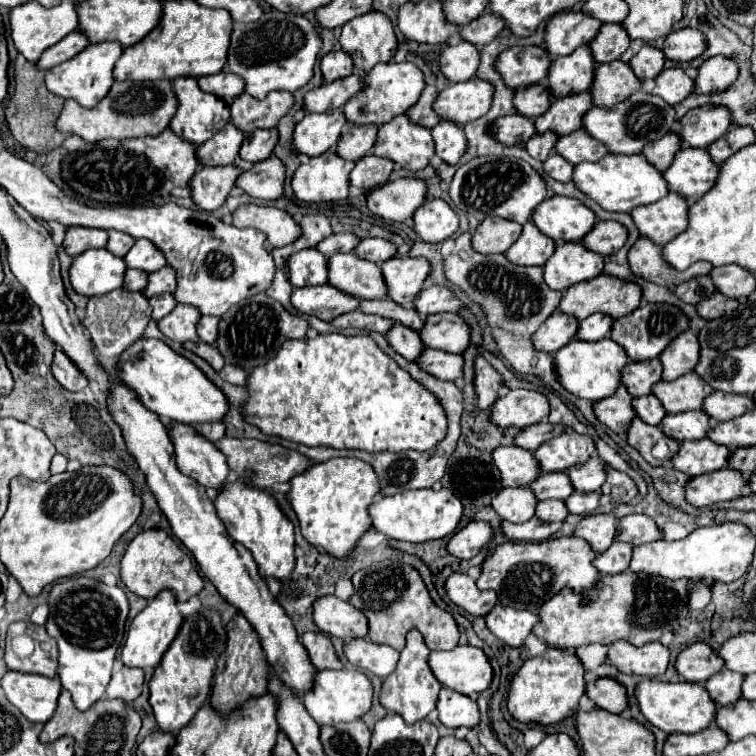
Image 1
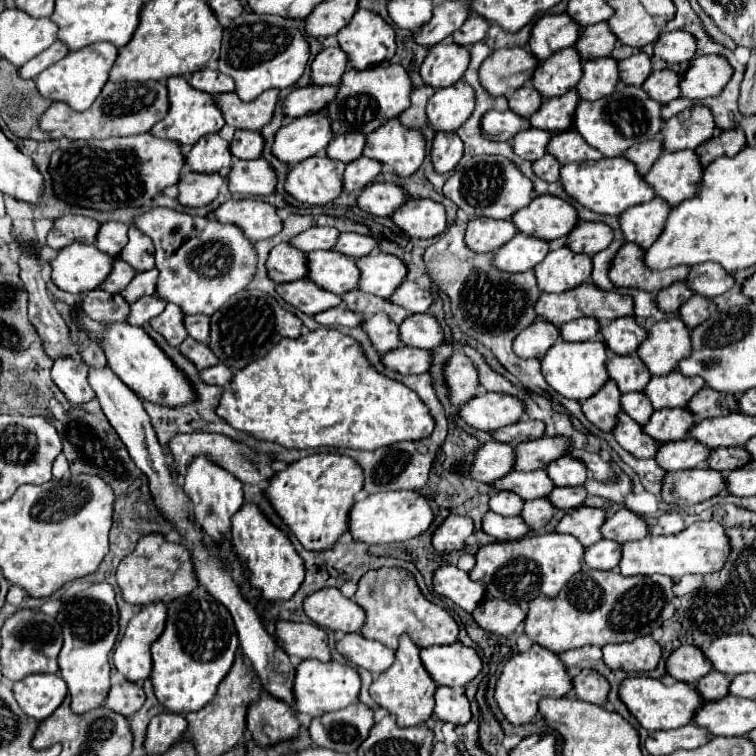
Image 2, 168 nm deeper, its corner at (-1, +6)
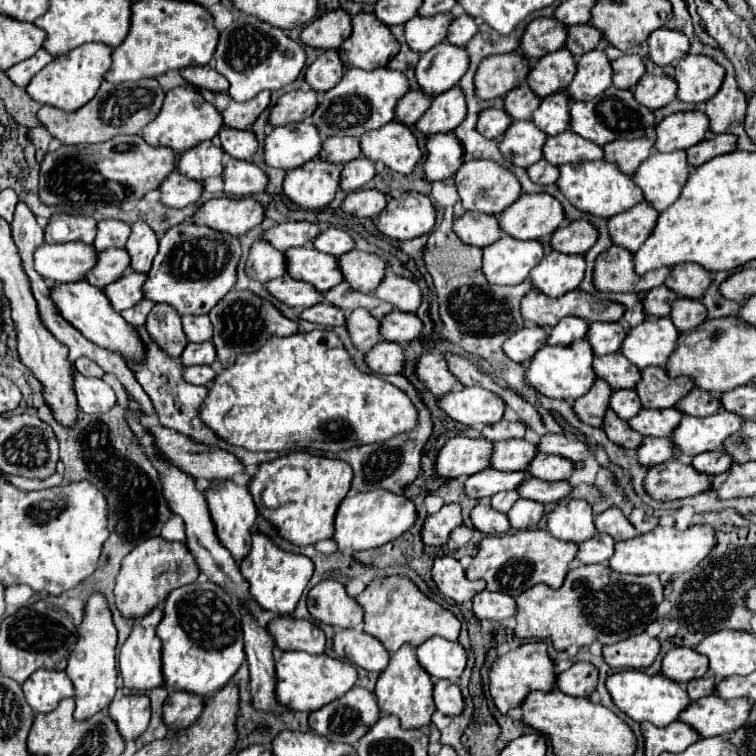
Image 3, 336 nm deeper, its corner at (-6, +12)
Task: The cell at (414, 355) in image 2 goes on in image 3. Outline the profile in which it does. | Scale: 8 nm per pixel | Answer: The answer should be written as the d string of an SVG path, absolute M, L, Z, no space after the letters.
M382 340L366 354L364 360L376 374L400 374L404 364L404 350L400 344Z

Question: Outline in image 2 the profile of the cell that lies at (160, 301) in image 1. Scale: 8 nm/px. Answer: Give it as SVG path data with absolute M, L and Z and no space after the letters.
M157 294L149 296L149 298L139 298L137 302L131 304L131 312L129 312L129 324L133 326L143 326L145 322L149 322L151 318L155 318L157 314L161 314L161 310L165 310L165 300L157 298Z

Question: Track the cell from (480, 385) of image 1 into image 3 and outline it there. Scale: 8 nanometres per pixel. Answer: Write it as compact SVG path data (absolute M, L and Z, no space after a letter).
M424 352L416 360L416 376L418 380L432 392L434 396L442 396L458 386L458 380L450 374L446 360L438 352Z

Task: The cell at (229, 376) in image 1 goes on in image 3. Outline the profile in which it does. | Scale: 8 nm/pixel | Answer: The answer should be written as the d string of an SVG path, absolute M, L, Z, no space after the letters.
M188 366L188 368L184 368L182 376L184 376L184 380L190 382L190 384L208 386L208 384L214 380L216 372L214 372L210 366Z

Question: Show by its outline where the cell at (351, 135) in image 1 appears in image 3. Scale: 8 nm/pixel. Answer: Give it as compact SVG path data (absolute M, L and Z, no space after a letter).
M350 136L326 138L318 154L320 160L326 160L330 164L346 164L358 156L360 156L360 144L356 138L350 138Z

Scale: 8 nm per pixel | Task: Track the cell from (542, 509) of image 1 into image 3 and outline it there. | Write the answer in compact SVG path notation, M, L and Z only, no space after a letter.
M520 498L520 500L516 500L514 508L510 508L510 512L508 512L510 526L512 526L514 530L526 530L526 528L532 528L532 526L538 524L542 512L544 512L544 506L542 506L540 502Z

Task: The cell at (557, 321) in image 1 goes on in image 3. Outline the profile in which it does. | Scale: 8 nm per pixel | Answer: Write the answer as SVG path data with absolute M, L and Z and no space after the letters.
M524 326L522 330L518 330L514 336L510 336L502 348L506 352L506 356L514 362L528 362L532 360L532 356L546 344L548 332L544 328L538 326Z

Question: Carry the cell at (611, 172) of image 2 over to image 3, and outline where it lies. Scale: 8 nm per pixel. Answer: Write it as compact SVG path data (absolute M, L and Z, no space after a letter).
M606 160L564 164L560 166L560 178L556 184L574 208L578 208L580 212L592 214L592 216L600 216L600 218L610 218L614 214L626 212L628 208L642 202L642 190L634 184L634 180L622 174L616 168L616 164L606 162Z

